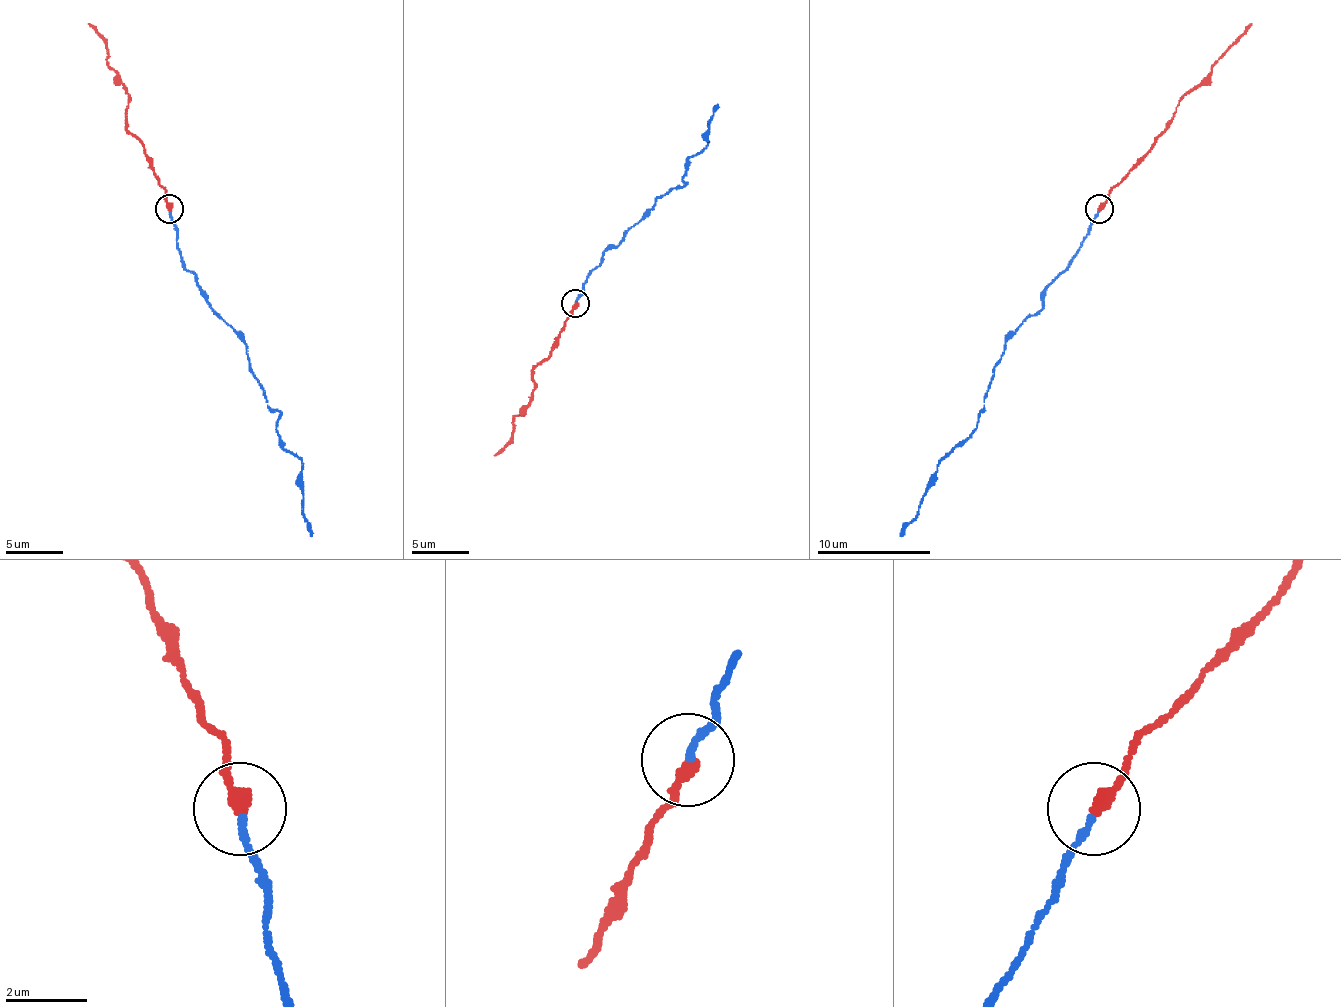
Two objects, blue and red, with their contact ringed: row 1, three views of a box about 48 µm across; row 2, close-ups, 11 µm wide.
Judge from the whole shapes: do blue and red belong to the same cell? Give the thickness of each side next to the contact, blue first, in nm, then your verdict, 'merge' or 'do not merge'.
calibres 160 and 320 nm; merge

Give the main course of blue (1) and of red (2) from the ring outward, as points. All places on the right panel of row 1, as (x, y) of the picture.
1: (1098, 209), (1090, 235), (1044, 292), (1044, 306), (1004, 343), (976, 428), (939, 462), (919, 513), (899, 536)
2: (1098, 209), (1164, 129), (1175, 107), (1252, 24)

